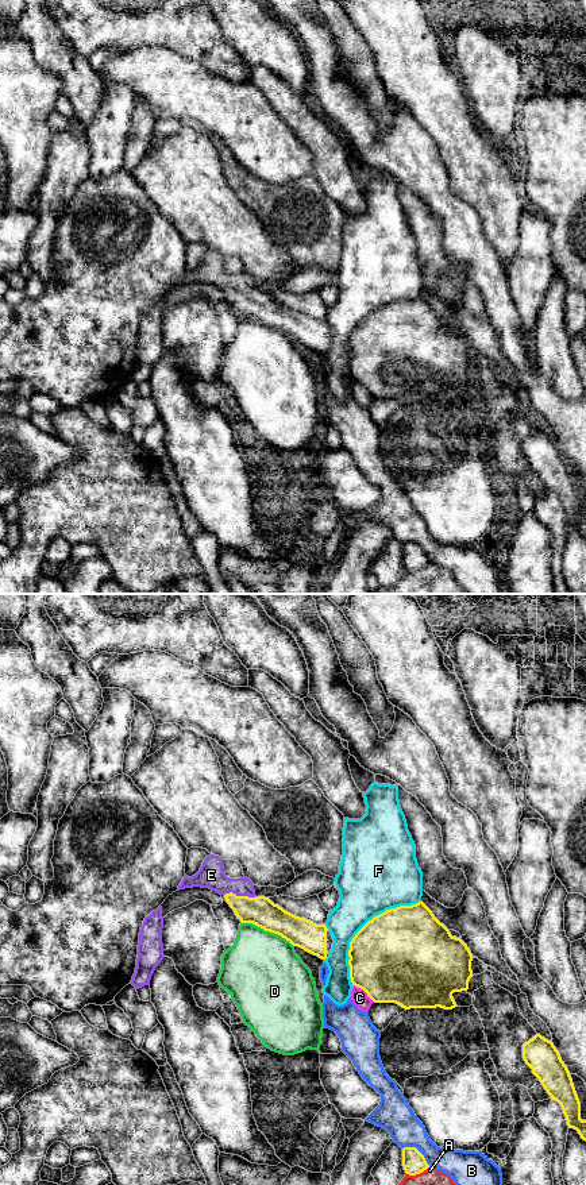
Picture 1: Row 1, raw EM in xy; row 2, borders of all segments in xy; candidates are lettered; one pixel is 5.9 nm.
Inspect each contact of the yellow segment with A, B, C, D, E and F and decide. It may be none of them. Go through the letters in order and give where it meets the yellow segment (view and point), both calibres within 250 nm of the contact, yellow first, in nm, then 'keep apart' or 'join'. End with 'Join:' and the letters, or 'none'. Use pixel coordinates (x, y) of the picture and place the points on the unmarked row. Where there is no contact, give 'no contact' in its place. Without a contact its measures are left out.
A: xy (417, 568) | 140/320 nm | keep apart
B: xy (419, 547) | 140/200 nm | keep apart
C: xy (365, 386) | 500/100 nm | keep apart
D: xy (268, 325) | 180/460 nm | keep apart
E: xy (239, 292) | 180/160 nm | join
F: xy (363, 321) | 500/360 nm | keep apart
Join: E

